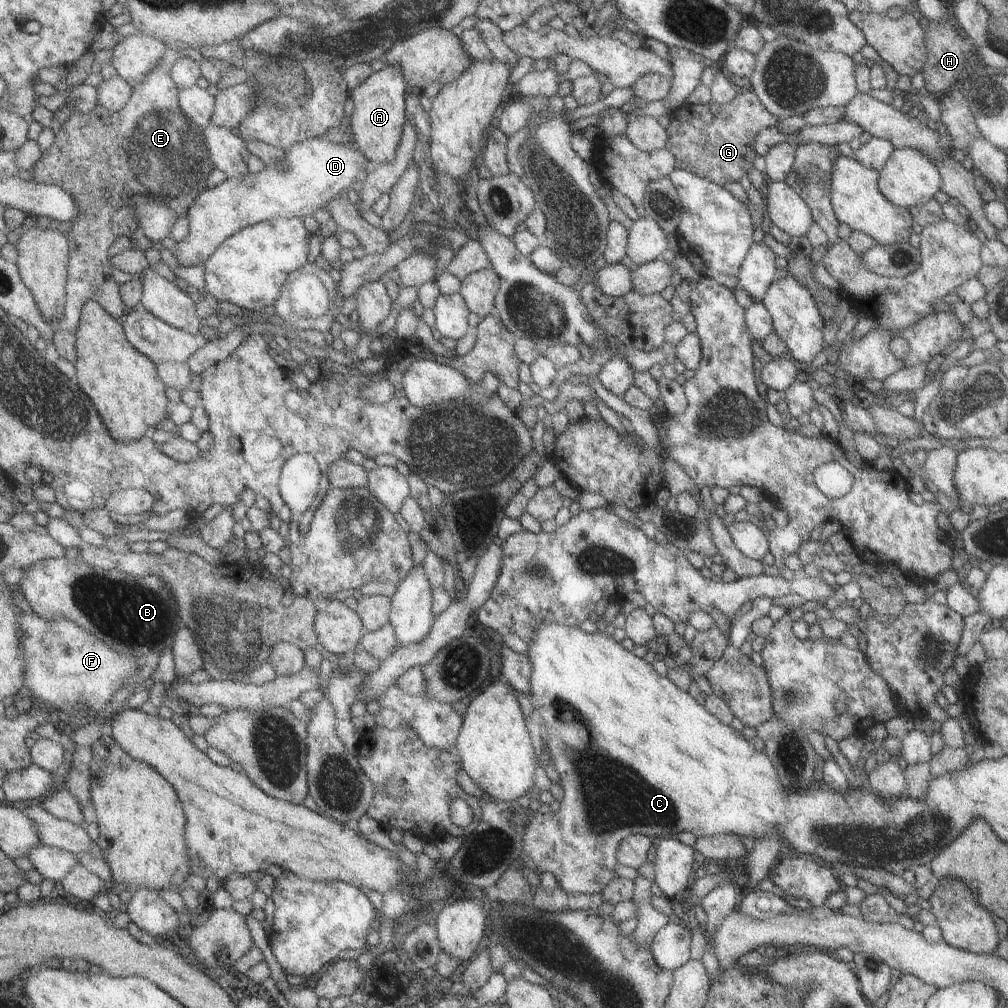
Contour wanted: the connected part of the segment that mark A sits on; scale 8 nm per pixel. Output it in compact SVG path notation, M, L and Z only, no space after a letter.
M389 63L382 70L374 72L370 78L366 78L358 88L351 88L351 98L355 103L351 116L353 119L351 134L358 146L368 154L372 166L396 160L404 128L408 124L406 98L409 90L410 85L402 66Z

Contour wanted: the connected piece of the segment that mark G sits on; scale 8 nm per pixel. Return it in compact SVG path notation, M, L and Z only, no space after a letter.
M751 88L722 106L712 101L699 104L690 100L675 109L670 117L667 129L669 138L665 148L675 157L676 168L698 174L722 187L739 181L748 173L757 156L754 149L756 136L766 128L775 127L778 122L778 118L762 106Z

